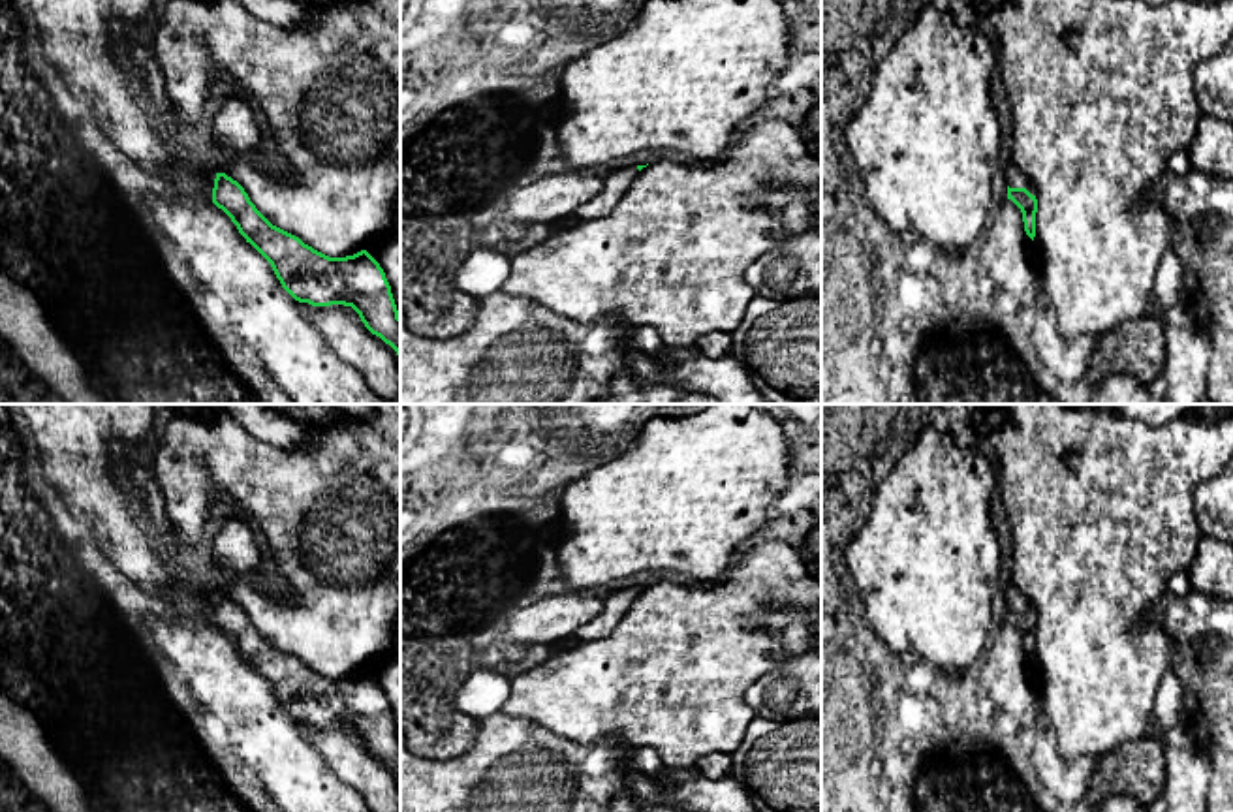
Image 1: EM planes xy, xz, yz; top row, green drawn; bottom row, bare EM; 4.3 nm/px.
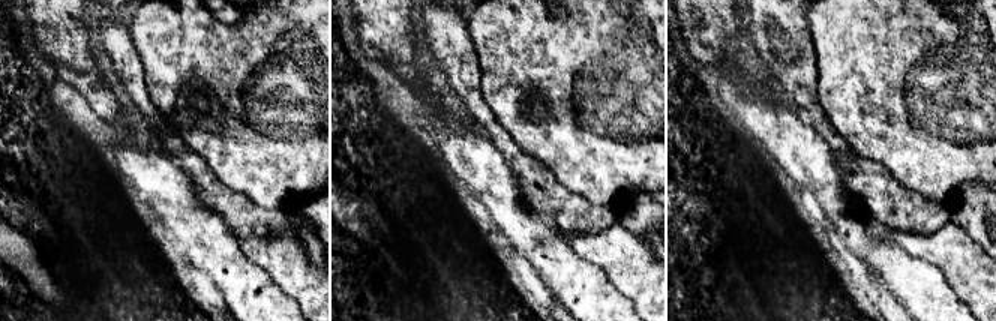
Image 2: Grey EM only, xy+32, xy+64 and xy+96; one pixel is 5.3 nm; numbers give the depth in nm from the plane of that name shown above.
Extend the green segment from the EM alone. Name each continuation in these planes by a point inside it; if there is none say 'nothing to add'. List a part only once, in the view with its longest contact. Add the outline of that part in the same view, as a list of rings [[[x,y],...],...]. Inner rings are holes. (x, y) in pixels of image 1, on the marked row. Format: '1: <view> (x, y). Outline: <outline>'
1: yz (1014, 177). Outline: [[[1013,164],[1004,169],[1006,184],[1009,188],[1026,188],[1032,195],[1036,195],[1034,186],[1030,184],[1028,177],[1019,171]]]

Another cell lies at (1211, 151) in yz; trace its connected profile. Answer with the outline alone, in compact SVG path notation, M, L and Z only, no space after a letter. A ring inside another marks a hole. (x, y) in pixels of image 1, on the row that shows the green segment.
M1201 115L1186 152L1194 169L1233 180L1233 122Z

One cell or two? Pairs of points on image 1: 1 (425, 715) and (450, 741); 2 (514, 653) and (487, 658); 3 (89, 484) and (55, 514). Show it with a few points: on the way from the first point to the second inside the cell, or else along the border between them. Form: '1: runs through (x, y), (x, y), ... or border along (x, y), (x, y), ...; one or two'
1: runs through (431, 720), (444, 735); one
2: runs through (508, 656), (493, 656); one
3: border along (64, 500), (76, 514); two

